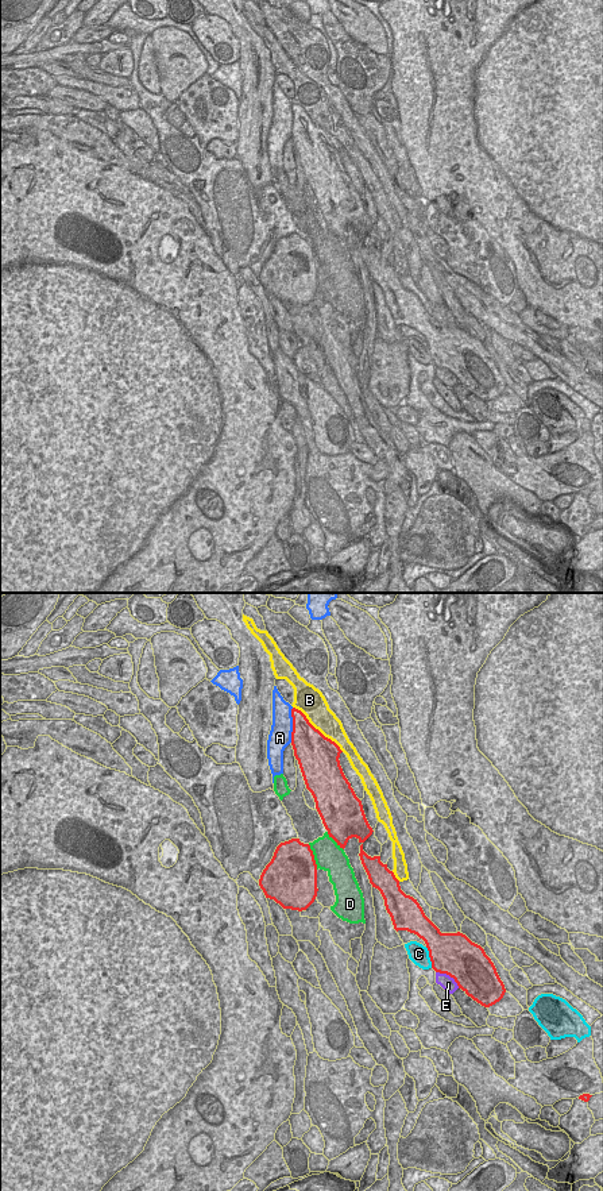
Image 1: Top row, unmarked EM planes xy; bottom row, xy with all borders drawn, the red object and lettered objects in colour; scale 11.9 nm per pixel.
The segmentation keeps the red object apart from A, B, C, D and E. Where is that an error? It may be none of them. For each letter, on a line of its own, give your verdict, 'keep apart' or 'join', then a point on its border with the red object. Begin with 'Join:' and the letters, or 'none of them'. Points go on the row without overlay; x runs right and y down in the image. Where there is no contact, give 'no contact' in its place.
Join: none of them
A: keep apart; contact xy (293, 120)
B: keep apart; contact xy (317, 124)
C: keep apart; contact xy (429, 351)
D: keep apart; contact xy (313, 251)
E: keep apart; contact xy (449, 370)

